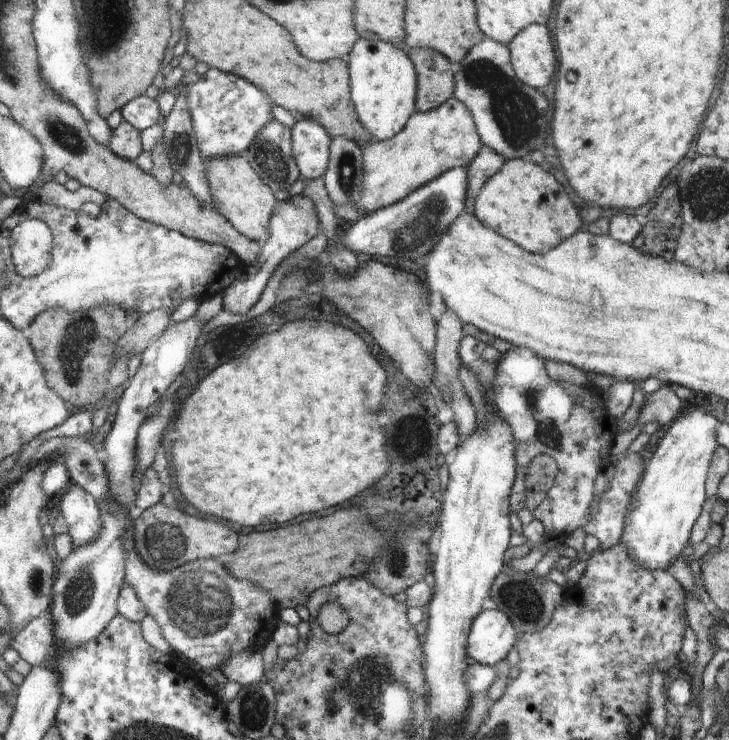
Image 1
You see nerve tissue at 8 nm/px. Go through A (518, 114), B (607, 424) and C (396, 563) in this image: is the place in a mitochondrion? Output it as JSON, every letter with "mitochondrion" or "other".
{"A":"mitochondrion","B":"other","C":"mitochondrion"}

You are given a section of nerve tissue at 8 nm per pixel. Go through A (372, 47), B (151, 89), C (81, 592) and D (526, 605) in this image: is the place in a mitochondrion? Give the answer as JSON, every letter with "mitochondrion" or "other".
{"A":"other","B":"other","C":"mitochondrion","D":"mitochondrion"}

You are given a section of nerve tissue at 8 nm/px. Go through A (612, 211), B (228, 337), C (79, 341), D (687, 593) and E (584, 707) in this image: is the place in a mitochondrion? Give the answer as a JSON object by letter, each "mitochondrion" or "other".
{"A":"other","B":"other","C":"mitochondrion","D":"other","E":"other"}

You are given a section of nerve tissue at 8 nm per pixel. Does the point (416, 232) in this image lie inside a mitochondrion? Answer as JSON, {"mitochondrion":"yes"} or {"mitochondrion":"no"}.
{"mitochondrion":"yes"}

